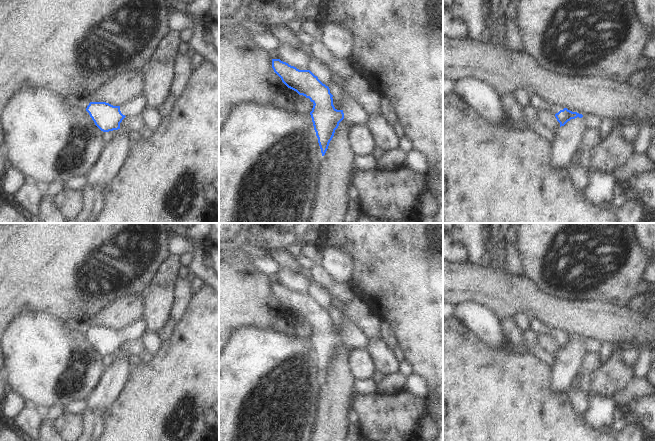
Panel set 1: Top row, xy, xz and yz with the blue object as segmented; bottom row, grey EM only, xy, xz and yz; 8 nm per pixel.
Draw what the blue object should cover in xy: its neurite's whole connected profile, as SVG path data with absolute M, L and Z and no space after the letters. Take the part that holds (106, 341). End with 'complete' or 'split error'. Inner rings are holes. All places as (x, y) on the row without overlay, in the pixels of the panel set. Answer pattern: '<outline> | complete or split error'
M142 318L123 330L113 330L106 326L90 326L86 332L95 349L103 356L120 353L125 341L142 339L148 332L146 318Z | split error

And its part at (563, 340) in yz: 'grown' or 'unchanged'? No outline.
grown

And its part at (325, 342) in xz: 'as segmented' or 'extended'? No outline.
extended

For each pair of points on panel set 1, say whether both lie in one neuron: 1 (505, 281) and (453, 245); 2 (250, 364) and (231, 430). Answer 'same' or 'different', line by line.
1: different
2: same

